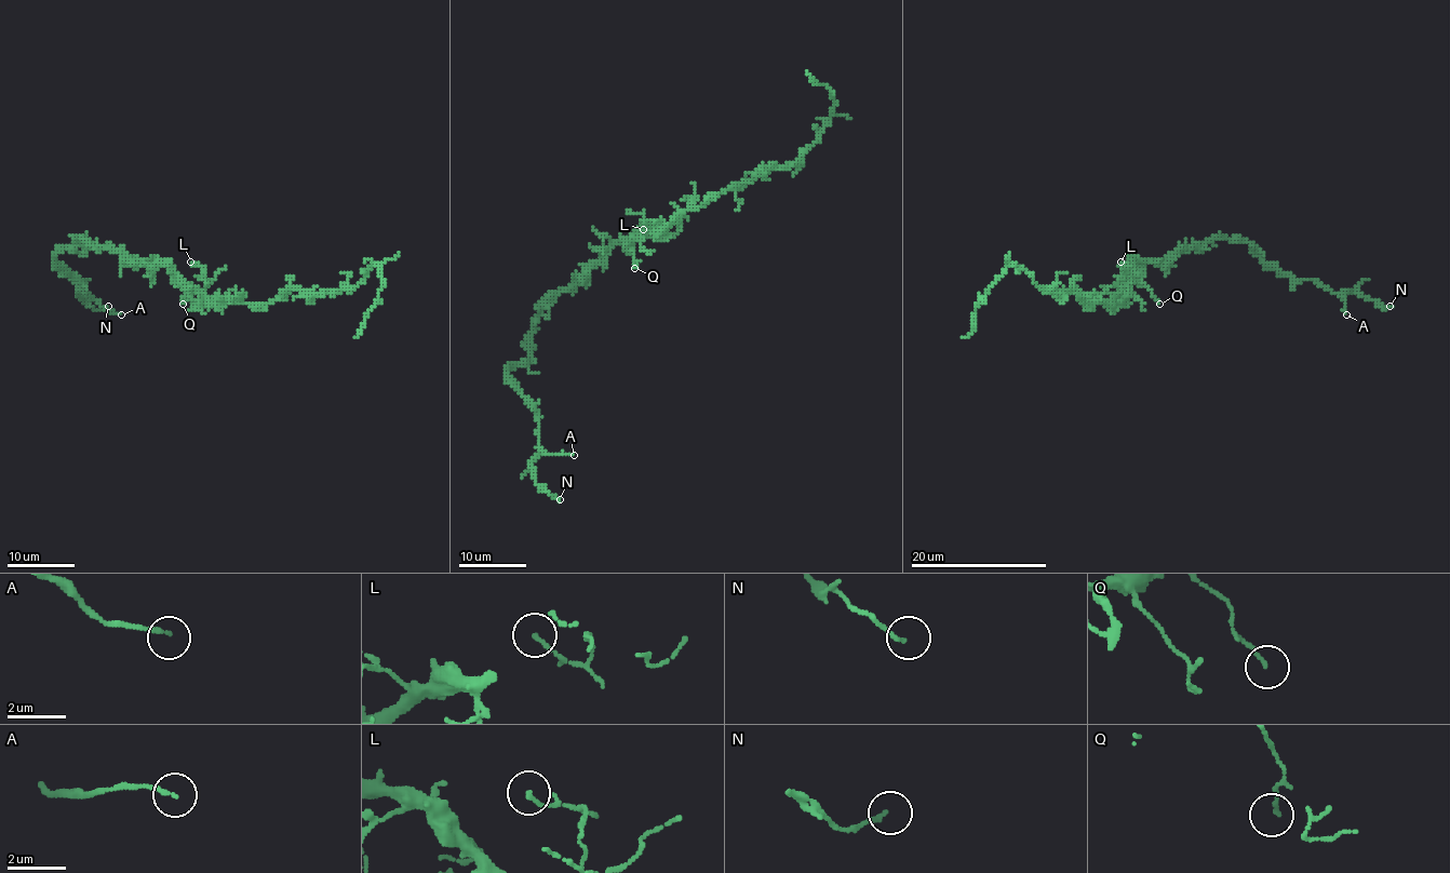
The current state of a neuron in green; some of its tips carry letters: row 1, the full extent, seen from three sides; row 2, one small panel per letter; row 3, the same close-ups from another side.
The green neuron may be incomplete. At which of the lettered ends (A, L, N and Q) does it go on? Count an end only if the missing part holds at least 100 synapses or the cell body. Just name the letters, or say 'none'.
none

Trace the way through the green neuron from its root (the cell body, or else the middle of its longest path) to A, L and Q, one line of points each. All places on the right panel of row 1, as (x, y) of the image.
A: (1133, 270), (1139, 262), (1166, 262), (1216, 238), (1248, 240), (1266, 264), (1338, 292), (1346, 314)
L: (1133, 270), (1122, 289), (1124, 277), (1120, 270), (1127, 265), (1120, 262)
Q: (1133, 270), (1159, 304)

